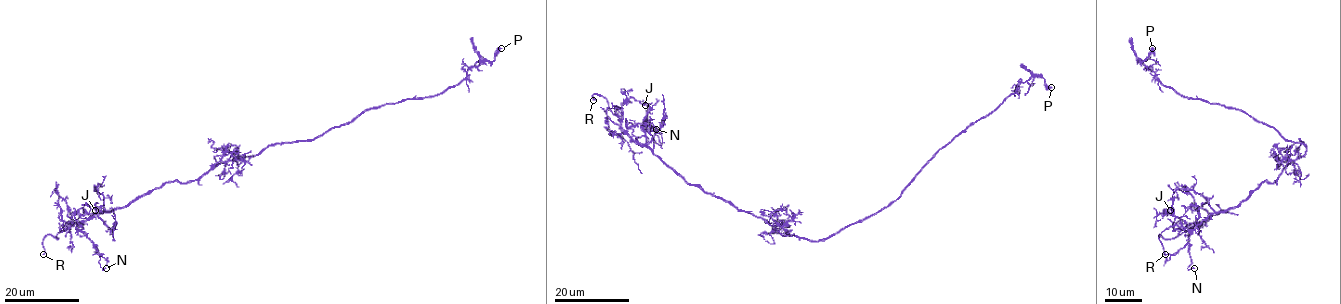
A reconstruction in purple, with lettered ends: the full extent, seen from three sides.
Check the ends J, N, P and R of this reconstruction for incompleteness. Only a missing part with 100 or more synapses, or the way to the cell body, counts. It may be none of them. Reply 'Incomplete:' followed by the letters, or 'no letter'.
Incomplete: R

